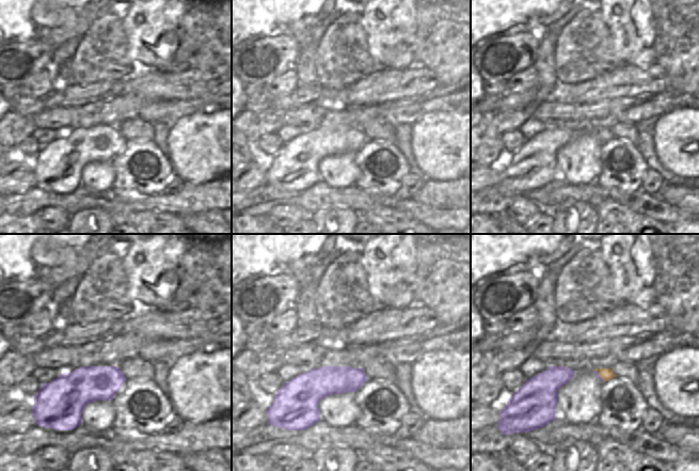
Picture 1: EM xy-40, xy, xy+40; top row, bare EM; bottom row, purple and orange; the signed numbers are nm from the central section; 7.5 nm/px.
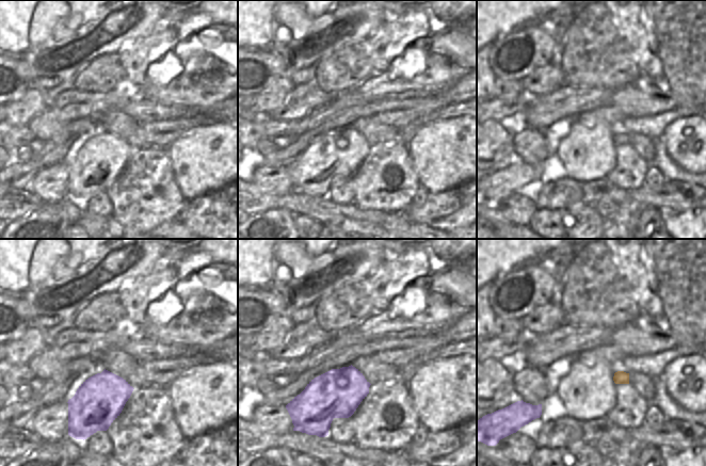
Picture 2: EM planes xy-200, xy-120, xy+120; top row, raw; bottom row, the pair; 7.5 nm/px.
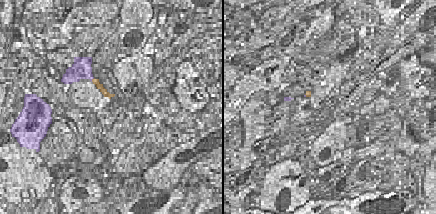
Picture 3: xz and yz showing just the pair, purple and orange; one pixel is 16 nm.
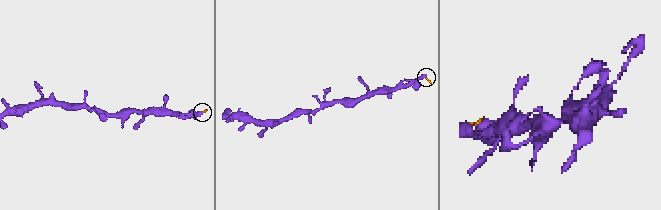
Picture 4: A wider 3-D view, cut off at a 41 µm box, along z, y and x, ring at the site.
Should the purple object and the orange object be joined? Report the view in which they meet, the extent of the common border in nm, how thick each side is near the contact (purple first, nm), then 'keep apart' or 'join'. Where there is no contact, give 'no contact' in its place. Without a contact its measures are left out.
xy+40 | 120 nm | 20/90 nm | keep apart

